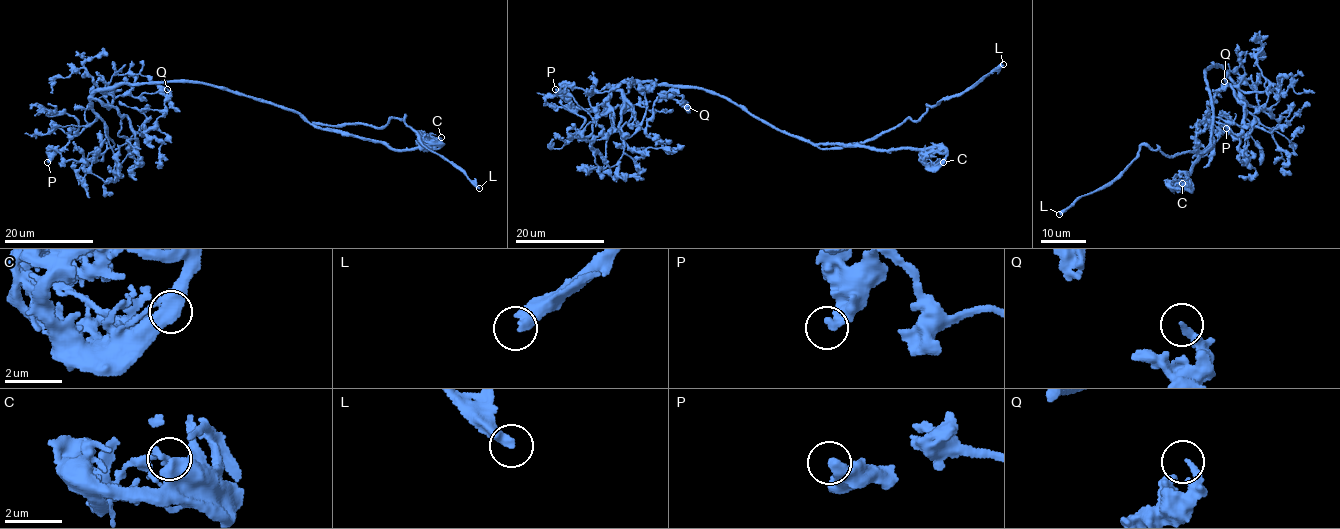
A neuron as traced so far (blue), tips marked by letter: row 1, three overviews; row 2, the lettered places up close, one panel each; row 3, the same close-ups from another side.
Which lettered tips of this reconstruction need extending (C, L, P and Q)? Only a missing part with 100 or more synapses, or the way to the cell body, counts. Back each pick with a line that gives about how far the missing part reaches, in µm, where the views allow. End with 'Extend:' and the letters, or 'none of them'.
L: missing 40 µm
Extend: L

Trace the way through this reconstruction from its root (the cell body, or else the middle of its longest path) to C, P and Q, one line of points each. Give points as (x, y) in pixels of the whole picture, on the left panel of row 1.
C: (245, 96), (296, 110), (322, 128), (339, 129), (380, 140), (393, 149), (423, 150), (441, 137)
P: (245, 96), (195, 82), (100, 88), (91, 104), (108, 133), (94, 160), (64, 160), (56, 150), (47, 162)
Q: (245, 96), (199, 82), (158, 81), (115, 84), (93, 97), (127, 117), (140, 136), (164, 115), (167, 89)

